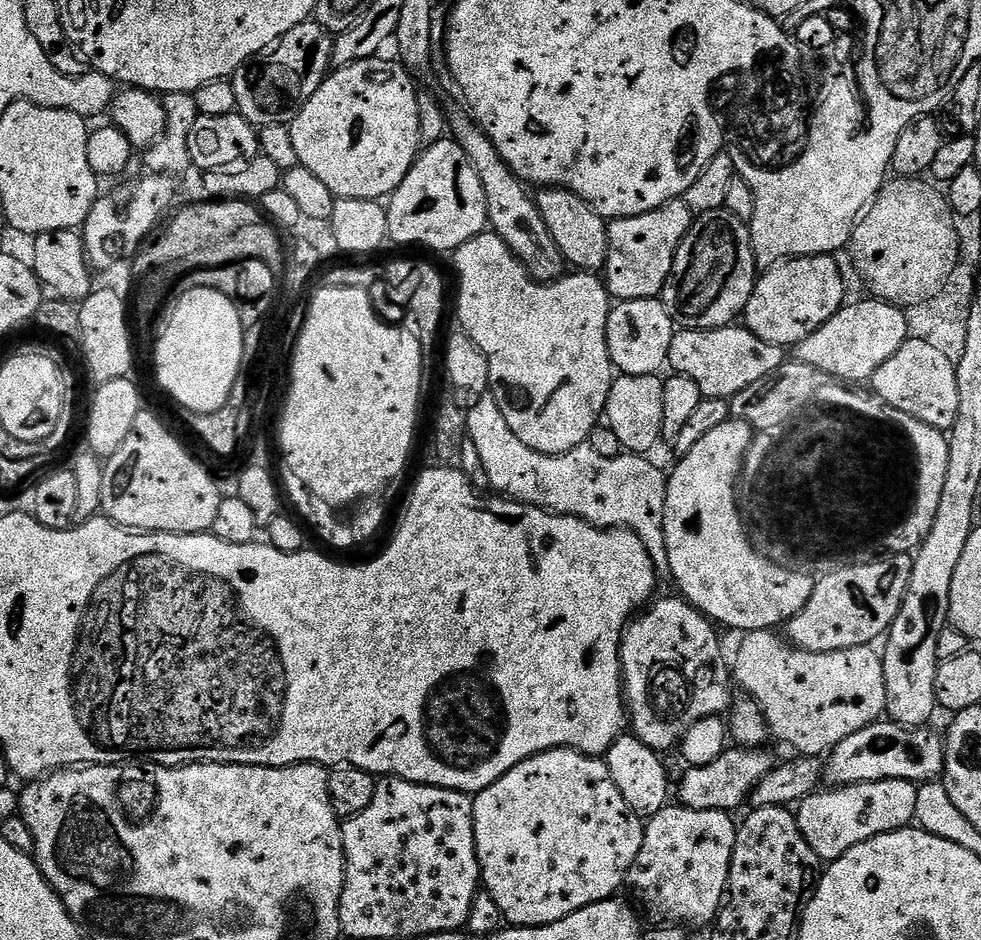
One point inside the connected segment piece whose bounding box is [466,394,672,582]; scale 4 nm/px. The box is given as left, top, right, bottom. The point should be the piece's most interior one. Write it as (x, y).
(627, 491)

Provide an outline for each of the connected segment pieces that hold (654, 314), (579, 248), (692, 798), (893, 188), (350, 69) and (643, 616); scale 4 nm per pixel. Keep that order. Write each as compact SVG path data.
M663 299L622 300L609 311L606 342L613 369L626 376L655 376L668 363L668 351L674 335L672 313Z
M545 188L537 193L534 196L536 209L542 214L565 261L573 269L593 274L599 273L608 263L609 221L596 213L580 196L569 192L567 188Z
M739 746L729 747L721 754L716 761L706 766L698 766L697 768L689 767L688 773L680 780L680 800L679 803L690 810L719 810L719 812L735 813L735 808L740 808L751 797L752 791L758 786L758 782L762 782L762 778L766 778L766 774L770 774L774 767L774 759L764 748L754 748L745 750Z
M924 178L889 179L868 211L856 221L850 241L852 264L860 268L861 278L872 291L869 293L900 308L938 291L946 273L956 265L953 215L947 195L935 183Z
M380 59L335 69L290 125L299 167L310 170L342 200L391 197L421 151L413 73L395 59Z
M657 599L629 623L620 639L620 674L631 735L637 736L643 744L661 754L667 753L667 748L672 748L675 744L677 747L690 726L694 726L699 720L727 713L730 703L730 668L720 649L713 621L697 612L687 600L675 599Z

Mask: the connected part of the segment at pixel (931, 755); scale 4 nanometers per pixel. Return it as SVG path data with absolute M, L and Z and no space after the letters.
M877 722L850 734L827 753L822 776L829 785L869 784L879 780L932 782L944 775L944 742L927 727L905 728L903 724Z

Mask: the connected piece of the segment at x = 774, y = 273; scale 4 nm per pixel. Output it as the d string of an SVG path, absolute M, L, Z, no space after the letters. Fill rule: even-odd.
M832 254L794 256L763 269L759 273L750 302L744 307L743 323L758 338L771 344L795 346L803 342L846 303L844 276L836 265L836 259Z

